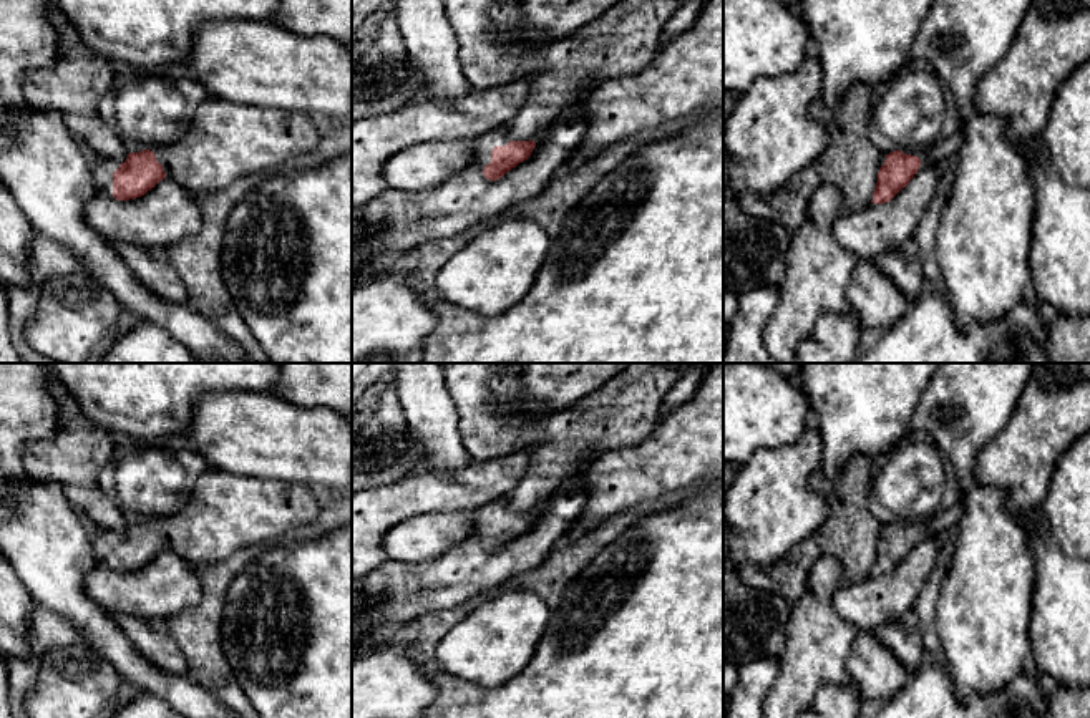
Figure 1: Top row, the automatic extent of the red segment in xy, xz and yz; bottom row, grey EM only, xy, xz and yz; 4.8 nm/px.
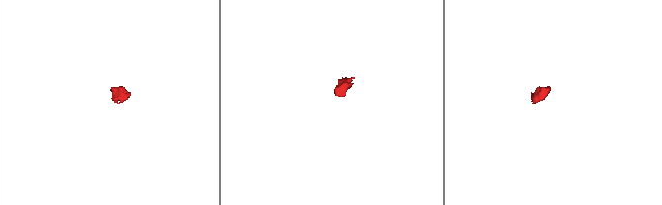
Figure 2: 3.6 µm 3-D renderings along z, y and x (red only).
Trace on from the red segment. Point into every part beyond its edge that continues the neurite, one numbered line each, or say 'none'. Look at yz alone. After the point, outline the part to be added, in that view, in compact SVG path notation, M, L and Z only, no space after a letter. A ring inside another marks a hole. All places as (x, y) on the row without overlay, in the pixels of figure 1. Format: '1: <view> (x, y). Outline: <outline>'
1: yz (929, 528). Outline: M961 496L961 501L954 507L947 511L939 511L932 517L927 517L916 524L908 524L904 521L899 522L903 522L904 526L917 527L921 531L921 537L917 541L919 544L921 541L934 539L937 534L941 534L949 527L959 526L962 514L964 514L964 502Z

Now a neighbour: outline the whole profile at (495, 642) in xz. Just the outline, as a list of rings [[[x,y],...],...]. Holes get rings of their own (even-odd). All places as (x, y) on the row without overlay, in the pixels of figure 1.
[[[534,592],[488,595],[436,645],[441,672],[481,688],[498,688],[531,662],[552,610]]]

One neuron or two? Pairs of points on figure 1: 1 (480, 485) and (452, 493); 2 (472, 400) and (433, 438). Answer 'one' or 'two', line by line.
1: one
2: two

